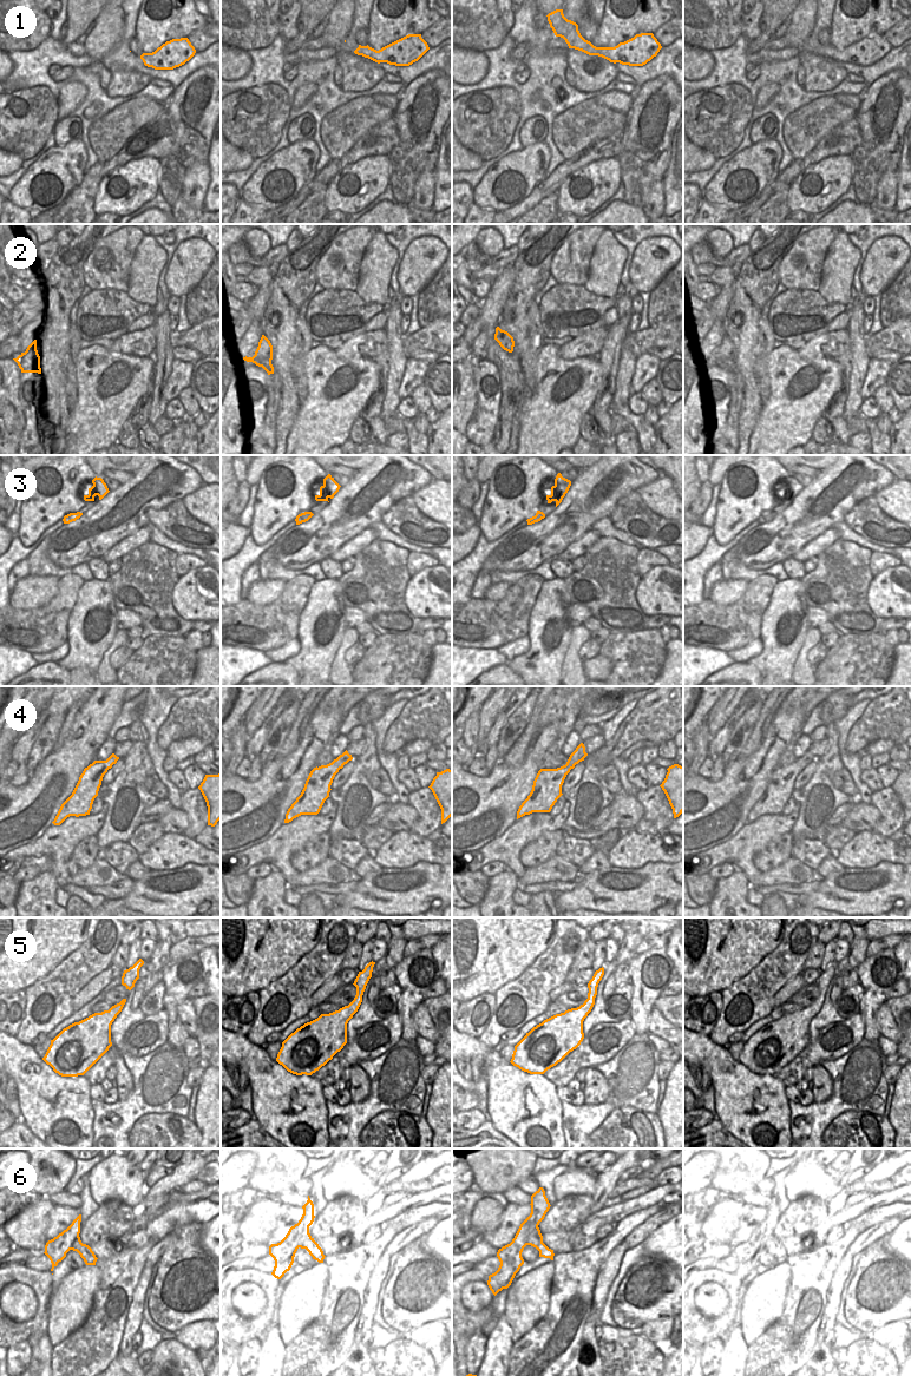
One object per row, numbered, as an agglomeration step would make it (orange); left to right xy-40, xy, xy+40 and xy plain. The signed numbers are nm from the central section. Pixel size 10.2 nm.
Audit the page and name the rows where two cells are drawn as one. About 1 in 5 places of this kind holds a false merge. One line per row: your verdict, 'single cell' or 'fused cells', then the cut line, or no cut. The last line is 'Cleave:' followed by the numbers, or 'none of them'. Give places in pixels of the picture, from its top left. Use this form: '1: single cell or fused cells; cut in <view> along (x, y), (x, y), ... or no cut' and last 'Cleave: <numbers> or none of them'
1: single cell; no cut
2: single cell; no cut
3: single cell; no cut
4: single cell; no cut
5: single cell; no cut
6: single cell; no cut
Cleave: none of them

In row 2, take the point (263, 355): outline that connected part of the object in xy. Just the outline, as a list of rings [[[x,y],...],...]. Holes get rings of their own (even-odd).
[[[262,335],[258,347],[255,351],[255,355],[253,357],[243,357],[244,361],[247,362],[253,362],[258,367],[262,367],[268,375],[274,374],[274,367],[271,364],[273,360],[273,345],[270,341]]]

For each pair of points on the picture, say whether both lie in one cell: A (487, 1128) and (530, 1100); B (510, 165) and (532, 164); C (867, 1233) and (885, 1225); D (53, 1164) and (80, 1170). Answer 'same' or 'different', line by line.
A: different
B: same
C: same
D: different

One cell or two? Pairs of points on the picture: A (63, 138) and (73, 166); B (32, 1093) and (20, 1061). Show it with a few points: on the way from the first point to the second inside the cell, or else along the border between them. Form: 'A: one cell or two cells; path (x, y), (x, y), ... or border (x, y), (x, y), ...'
A: two cells; border (80, 137), (57, 146)
B: one cell; path (32, 1085), (32, 1080), (21, 1070)

